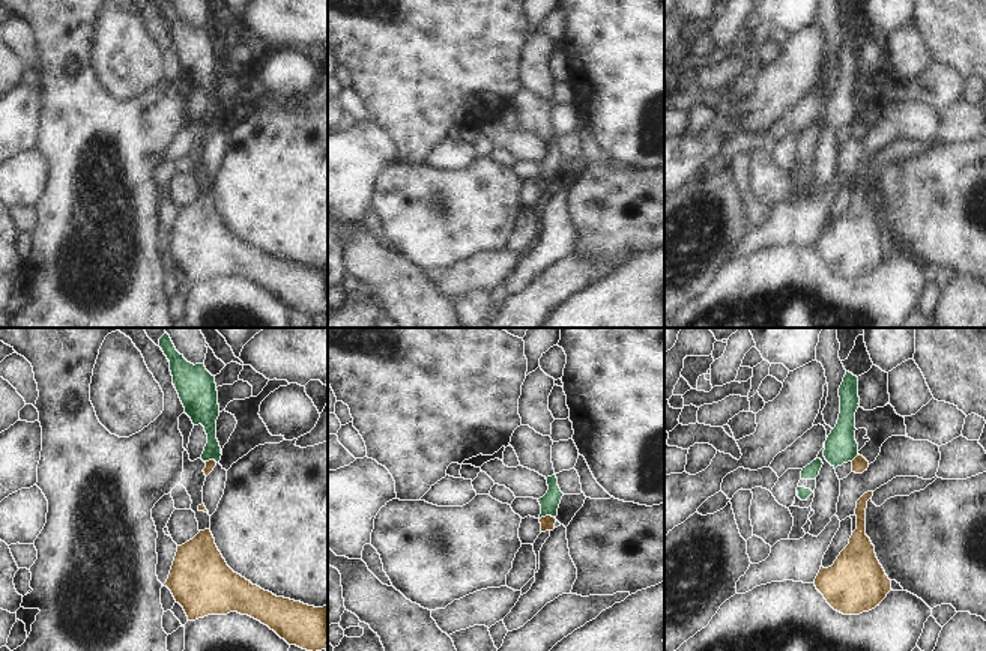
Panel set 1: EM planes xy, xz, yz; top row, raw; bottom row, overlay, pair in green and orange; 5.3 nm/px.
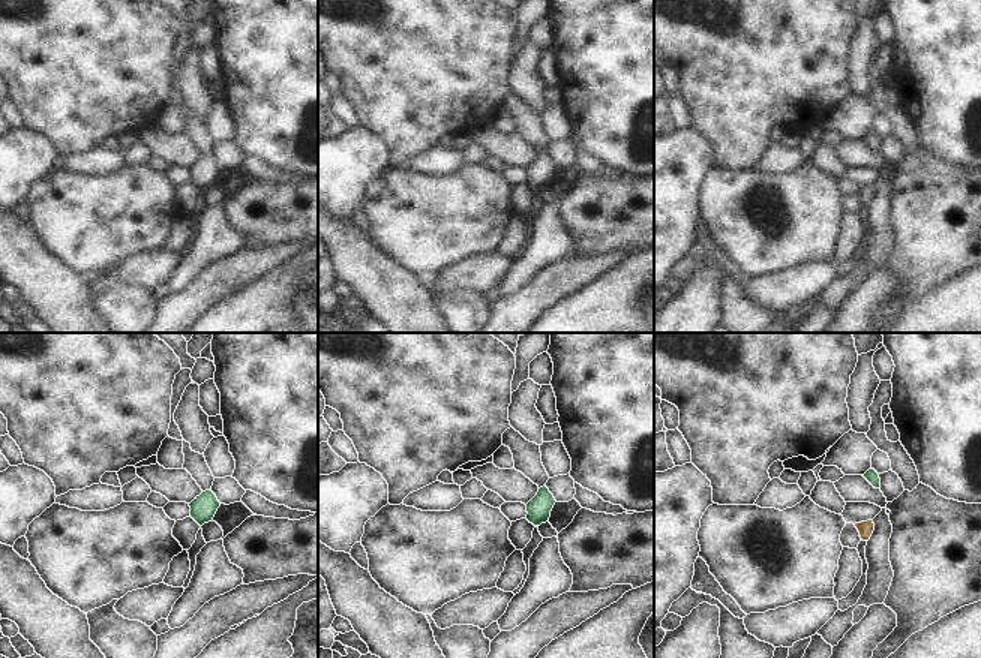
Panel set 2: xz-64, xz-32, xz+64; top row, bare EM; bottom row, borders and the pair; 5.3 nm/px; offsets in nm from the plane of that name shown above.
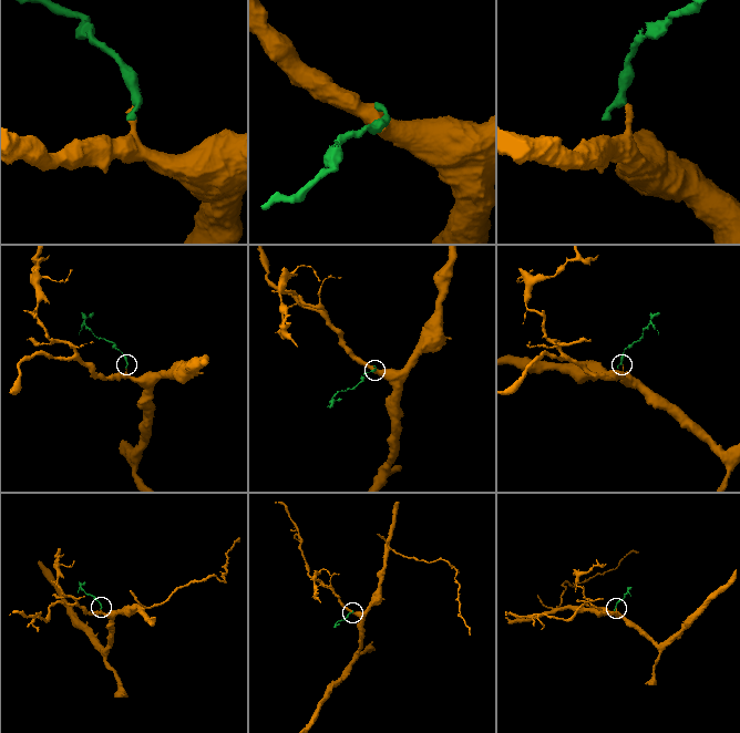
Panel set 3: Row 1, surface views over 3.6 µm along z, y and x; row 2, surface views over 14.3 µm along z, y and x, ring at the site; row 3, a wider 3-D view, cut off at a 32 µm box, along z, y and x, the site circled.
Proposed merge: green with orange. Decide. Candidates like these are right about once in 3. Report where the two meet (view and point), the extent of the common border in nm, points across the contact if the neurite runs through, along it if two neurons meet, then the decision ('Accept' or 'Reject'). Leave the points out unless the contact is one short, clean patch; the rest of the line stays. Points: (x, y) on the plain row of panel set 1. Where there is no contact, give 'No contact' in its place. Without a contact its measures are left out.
Touches green at xz (547, 178). Shared border 90 nm. Boundary: xz (555, 181), (544, 179), (540, 182). Reject.

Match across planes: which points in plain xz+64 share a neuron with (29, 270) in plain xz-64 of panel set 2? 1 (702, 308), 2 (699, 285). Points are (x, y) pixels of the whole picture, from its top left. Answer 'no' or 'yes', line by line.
1: no
2: no

